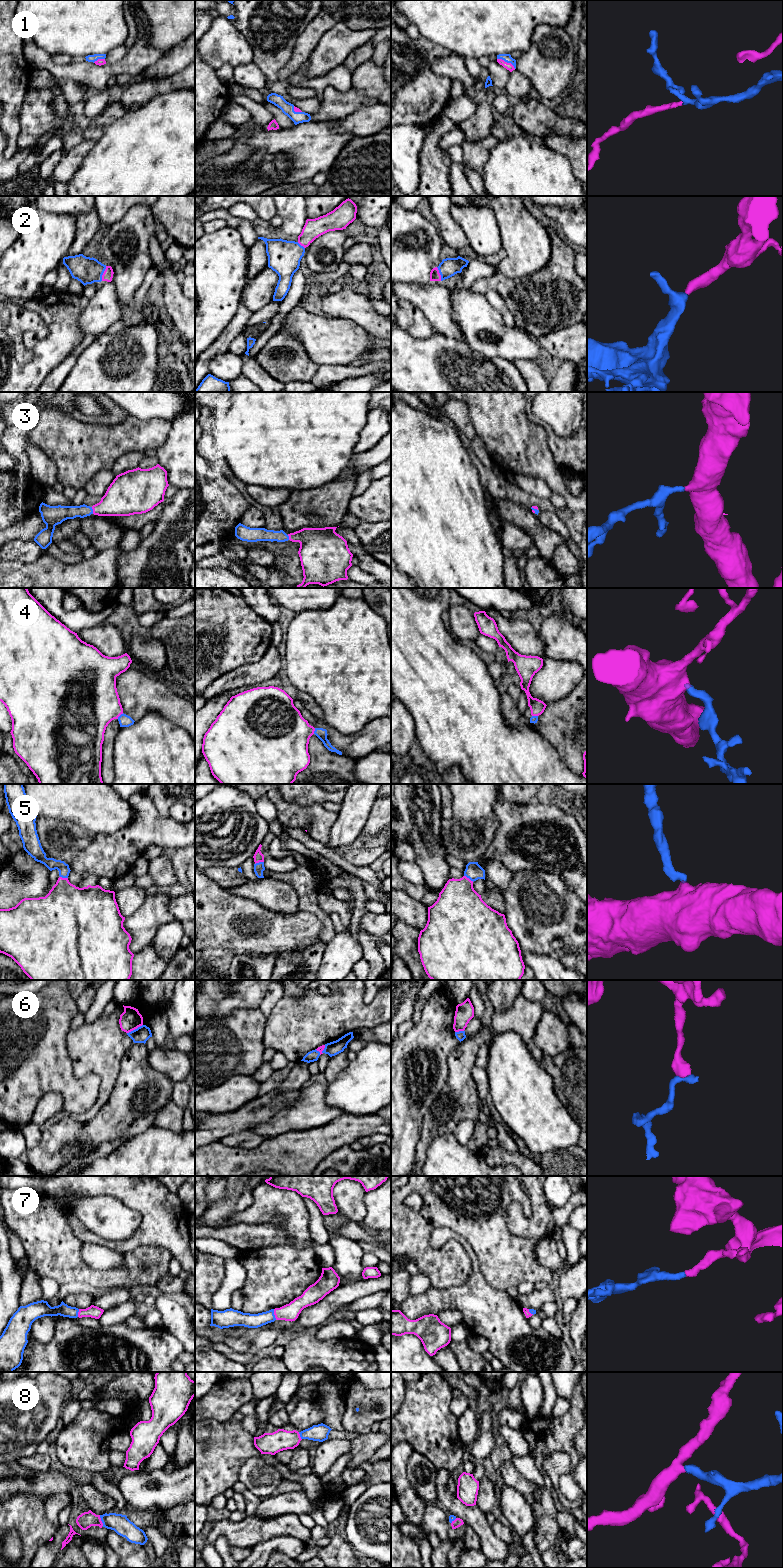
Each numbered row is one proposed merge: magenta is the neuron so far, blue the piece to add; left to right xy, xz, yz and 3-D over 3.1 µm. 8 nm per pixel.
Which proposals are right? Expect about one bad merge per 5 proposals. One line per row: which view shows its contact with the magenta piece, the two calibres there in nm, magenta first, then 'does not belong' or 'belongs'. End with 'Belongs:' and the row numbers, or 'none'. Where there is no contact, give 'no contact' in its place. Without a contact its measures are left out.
1: yz | 60/70 nm | belongs
2: xy | 80/220 nm | belongs
3: xy | 280/120 nm | belongs
4: xy | 440/100 nm | belongs
5: yz | 380/140 nm | belongs
6: xy | 170/130 nm | does not belong
7: xz | 140/110 nm | belongs
8: xy | 130/150 nm | belongs
Belongs: 1, 2, 3, 4, 5, 7, 8

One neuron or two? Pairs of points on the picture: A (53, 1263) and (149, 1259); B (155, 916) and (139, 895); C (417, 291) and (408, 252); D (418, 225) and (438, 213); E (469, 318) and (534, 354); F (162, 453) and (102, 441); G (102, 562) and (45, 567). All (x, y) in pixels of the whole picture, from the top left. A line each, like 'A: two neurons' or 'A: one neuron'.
A: one neuron
B: two neurons
C: two neurons
D: two neurons
E: one neuron
F: two neurons
G: one neuron

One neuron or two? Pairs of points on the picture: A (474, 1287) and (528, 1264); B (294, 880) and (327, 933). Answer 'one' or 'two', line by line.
A: two
B: one

